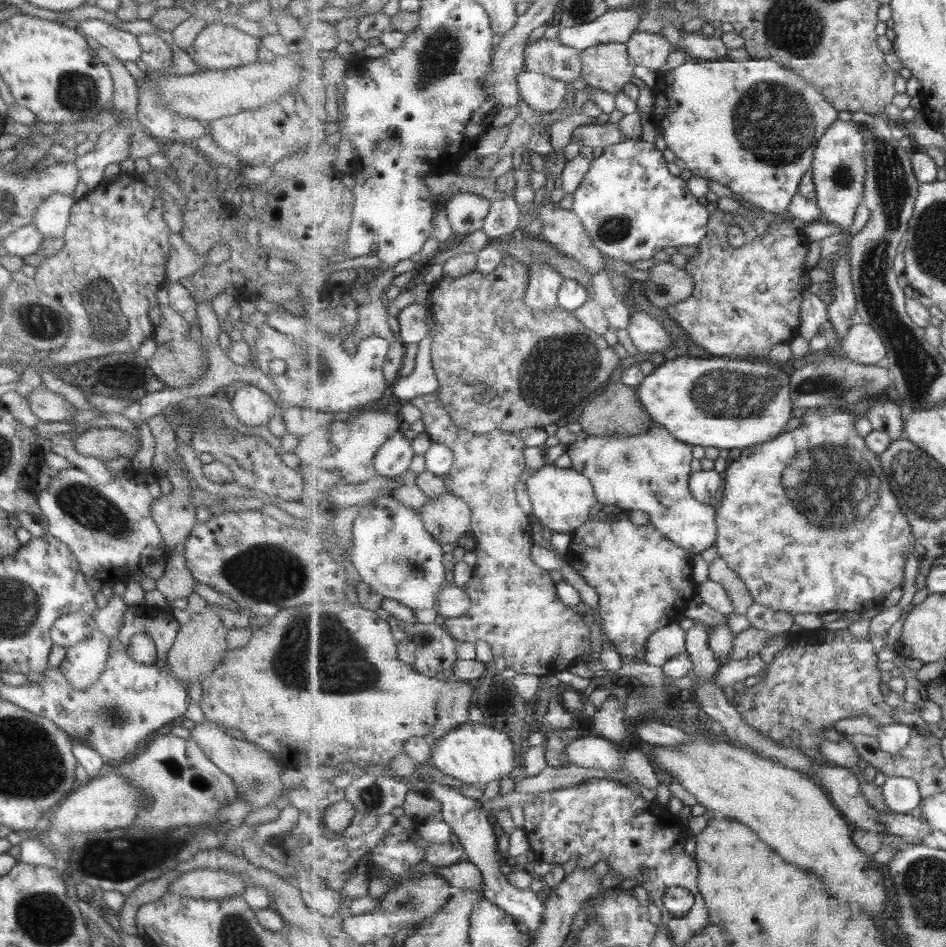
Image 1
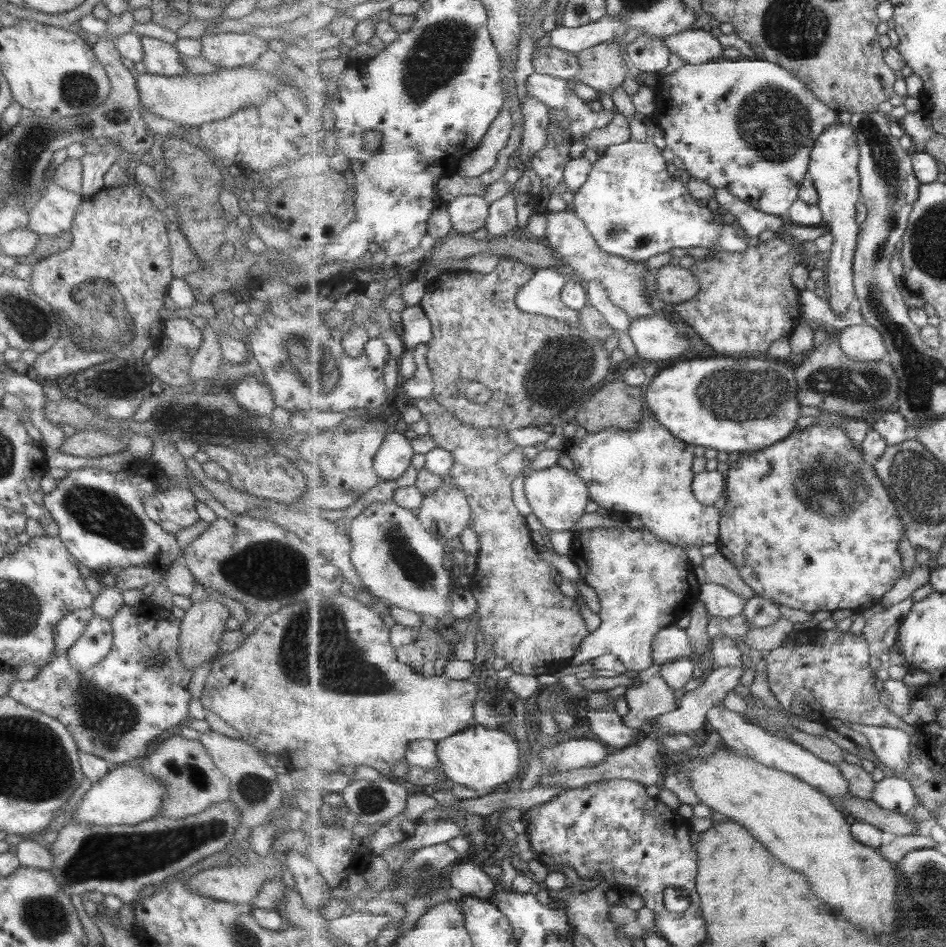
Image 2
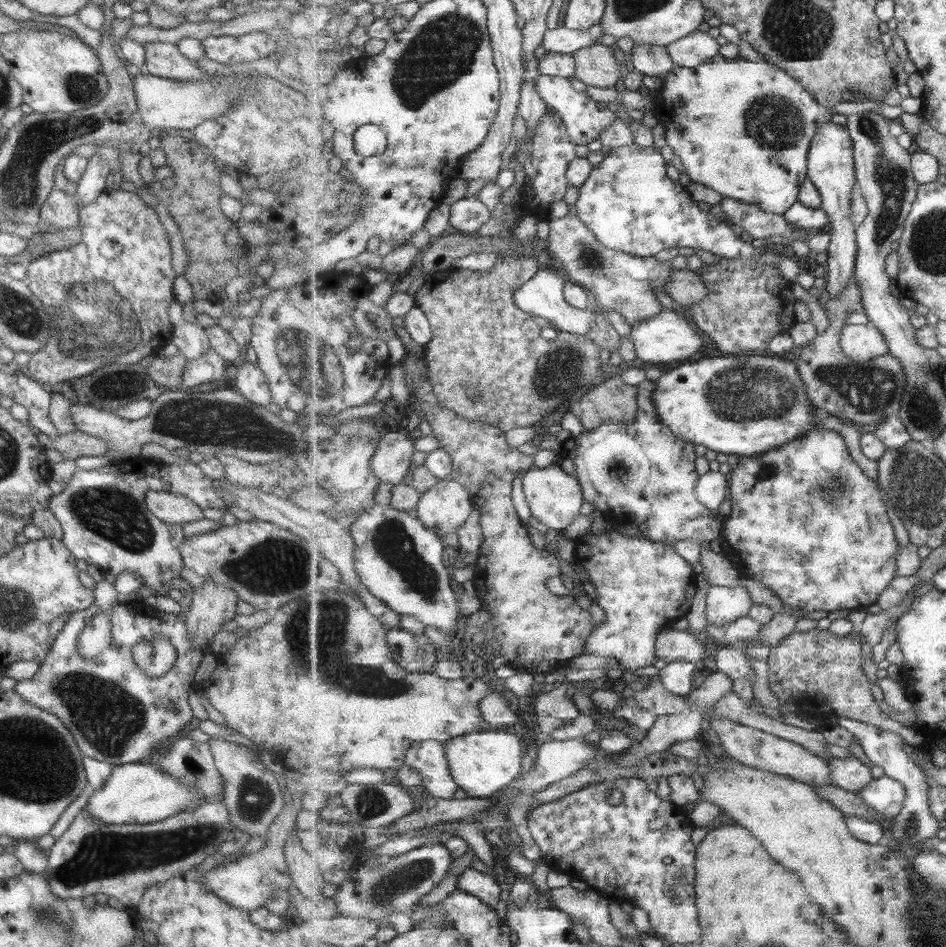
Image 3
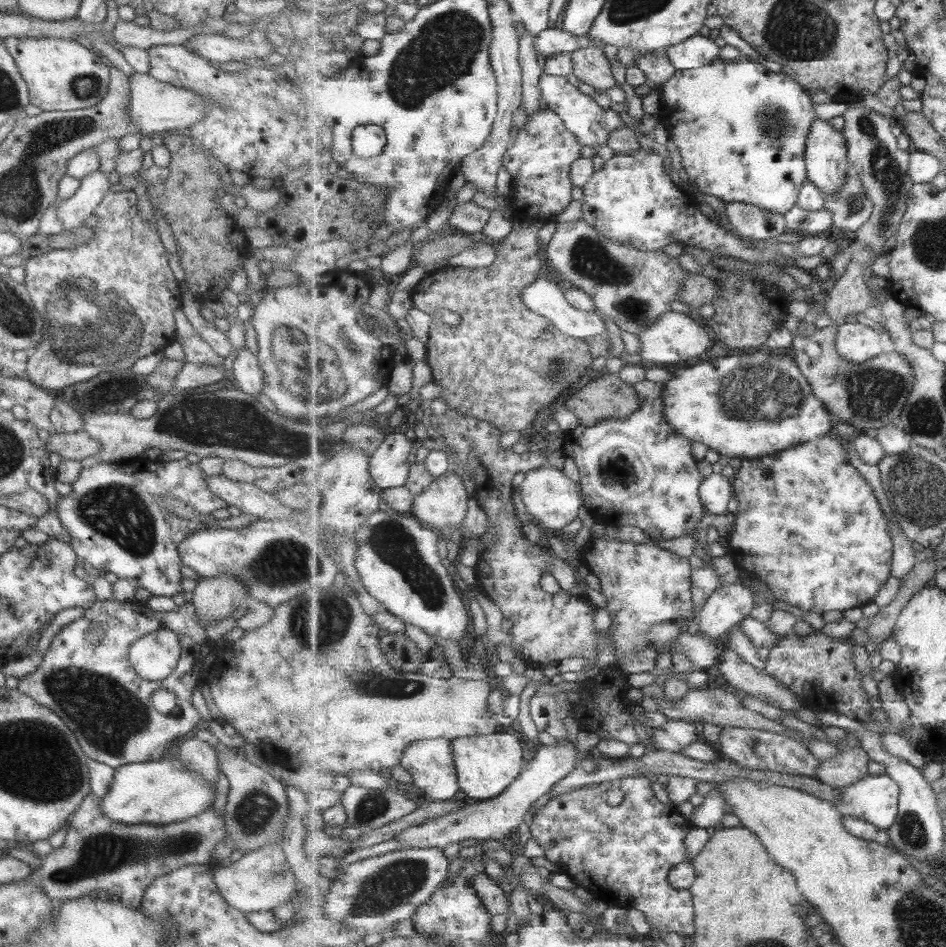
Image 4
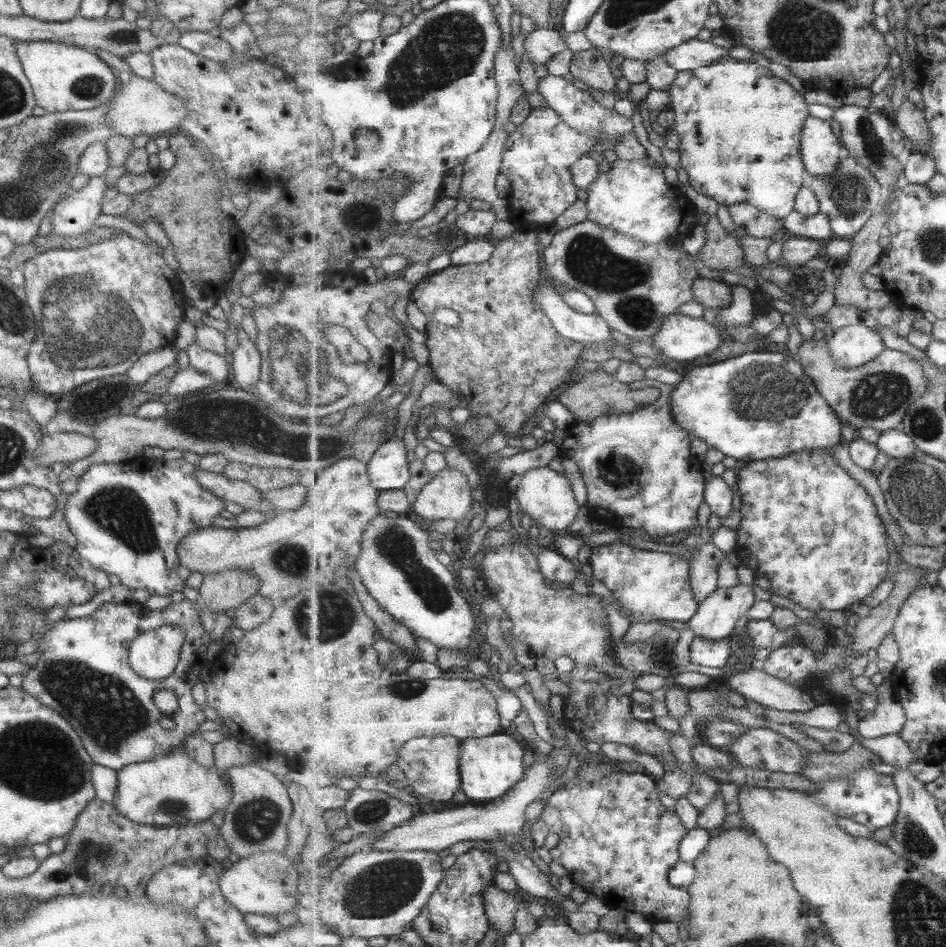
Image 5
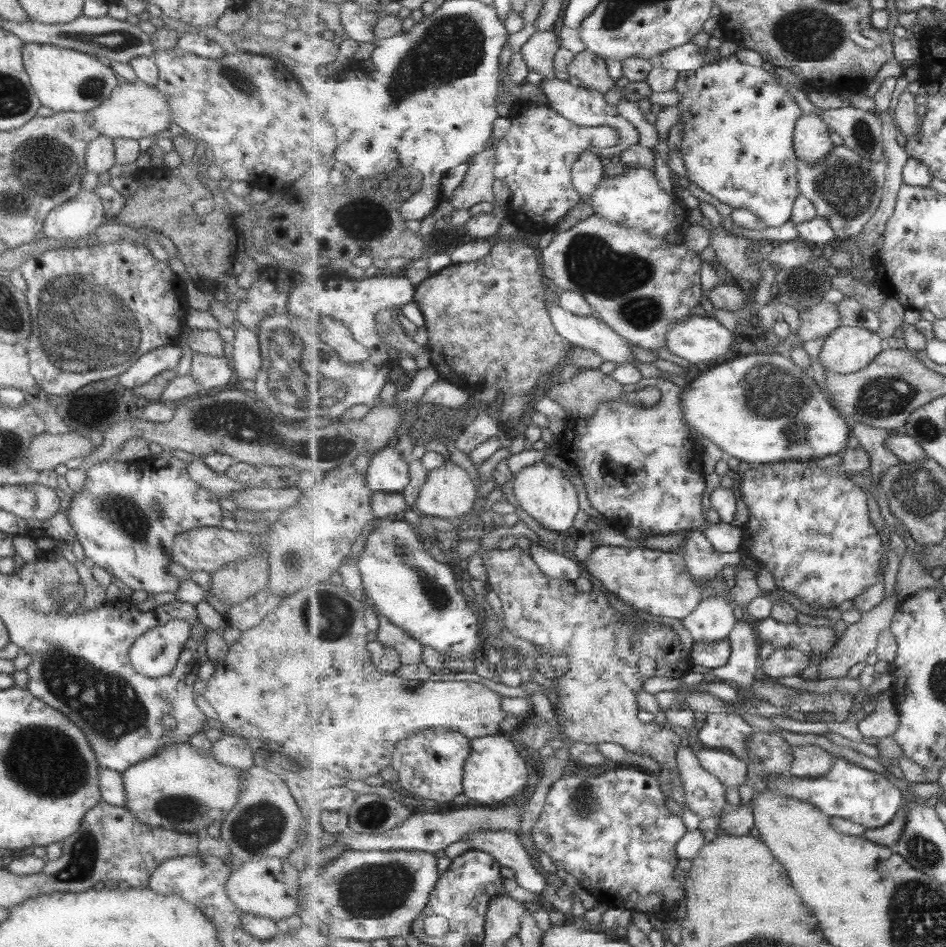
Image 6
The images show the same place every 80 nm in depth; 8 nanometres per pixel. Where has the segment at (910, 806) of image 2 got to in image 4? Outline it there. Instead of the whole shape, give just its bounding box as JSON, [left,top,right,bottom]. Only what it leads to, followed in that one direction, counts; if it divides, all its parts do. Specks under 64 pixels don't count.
[837,775,901,830]

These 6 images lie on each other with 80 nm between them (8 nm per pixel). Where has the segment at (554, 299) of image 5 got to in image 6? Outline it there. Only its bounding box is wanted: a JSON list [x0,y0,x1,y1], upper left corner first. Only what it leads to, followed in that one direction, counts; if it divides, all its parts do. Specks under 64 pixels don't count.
[548,302,636,365]

